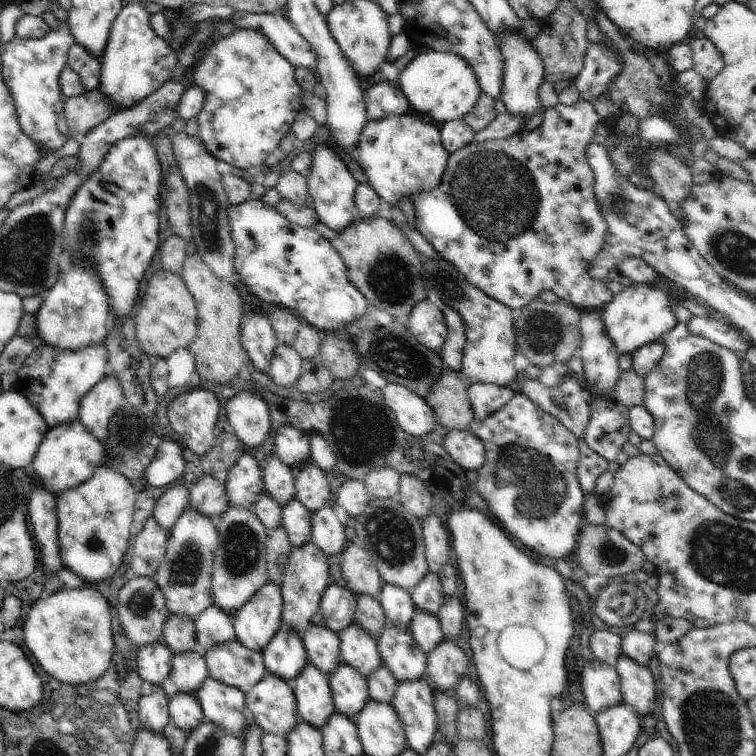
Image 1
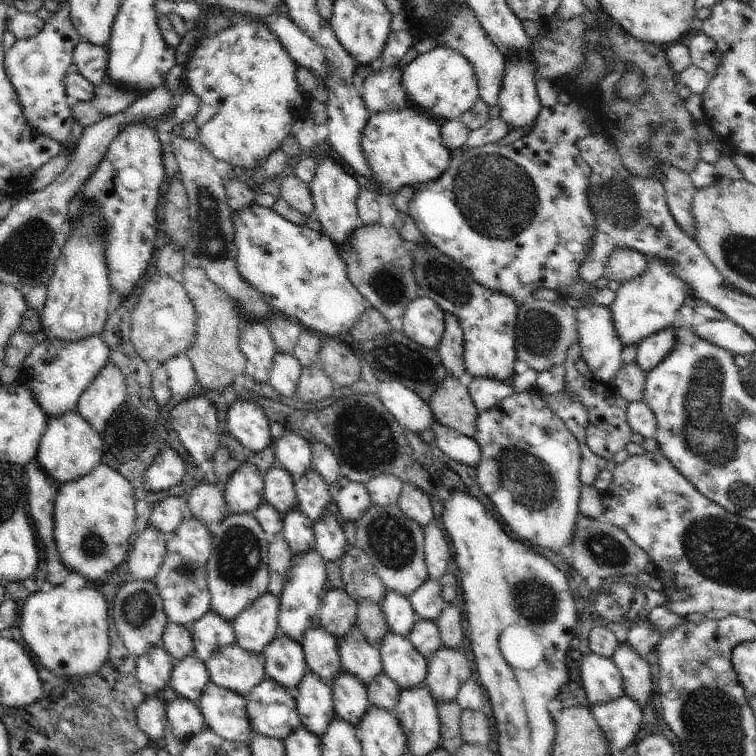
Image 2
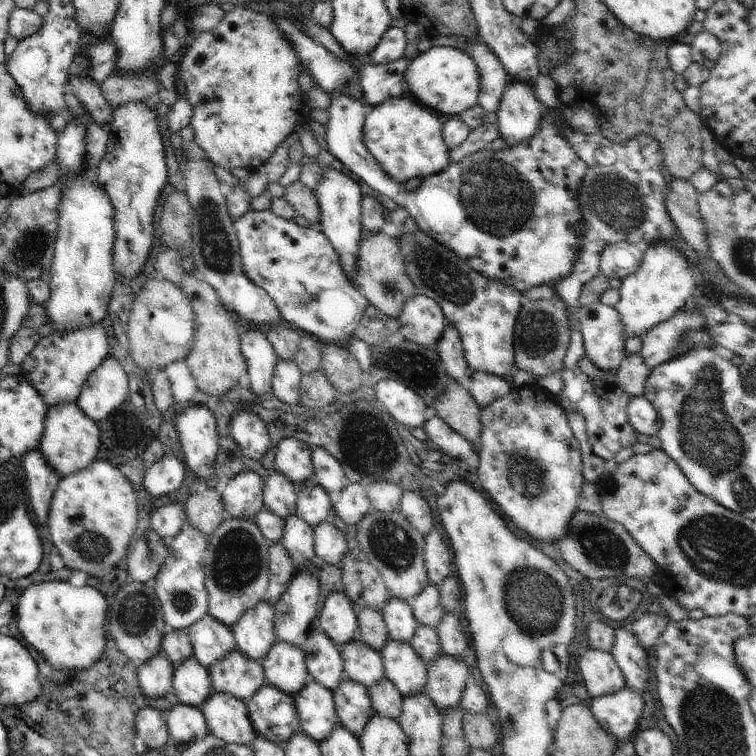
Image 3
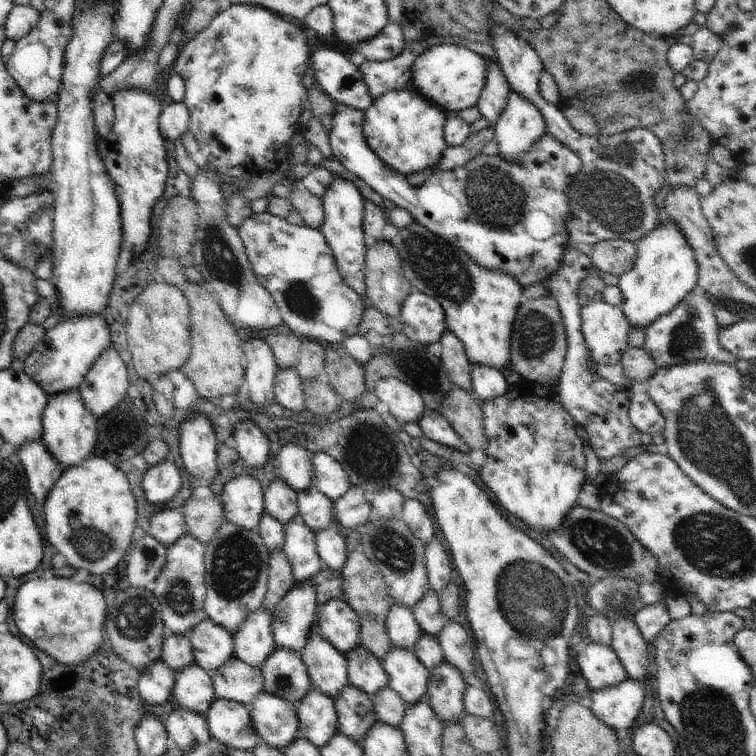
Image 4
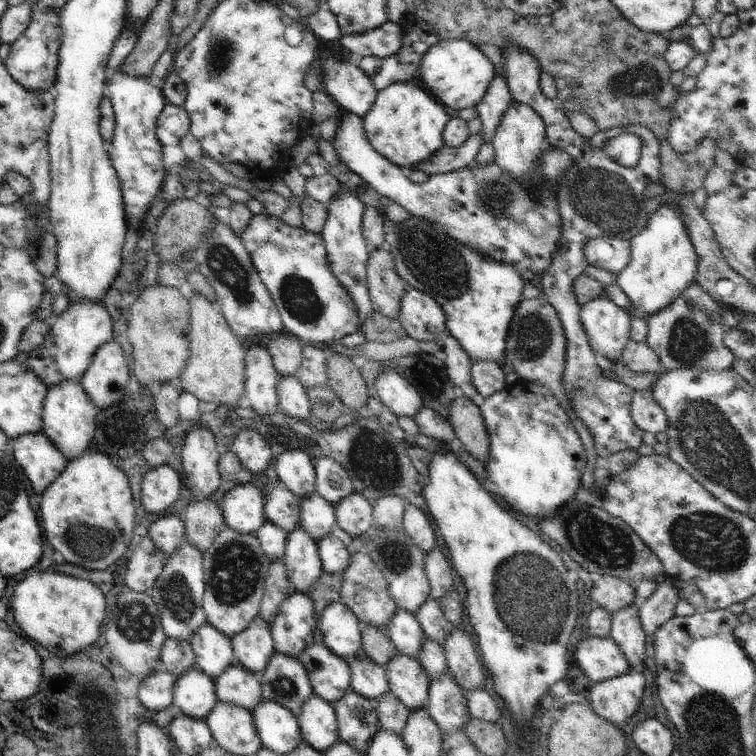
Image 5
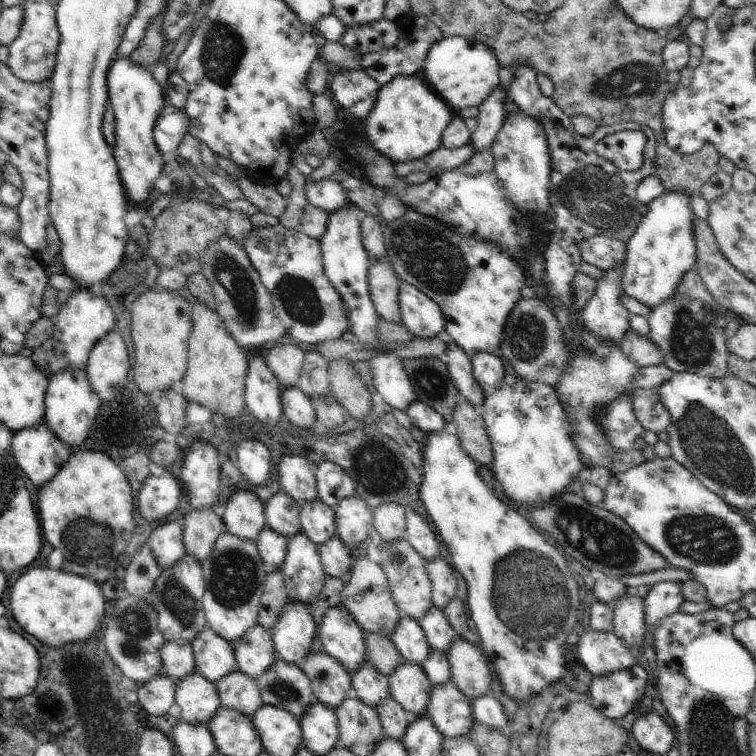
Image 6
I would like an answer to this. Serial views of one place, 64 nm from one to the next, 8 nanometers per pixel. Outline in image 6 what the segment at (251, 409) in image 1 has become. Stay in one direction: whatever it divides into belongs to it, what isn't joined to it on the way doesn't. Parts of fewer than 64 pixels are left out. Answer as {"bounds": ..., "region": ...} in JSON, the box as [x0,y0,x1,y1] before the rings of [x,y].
{"bounds":[233,438,270,486],"region":[[[252,438],[242,439],[238,442],[238,448],[233,451],[234,461],[243,478],[252,486],[264,486],[270,478],[270,452],[268,448]]]}

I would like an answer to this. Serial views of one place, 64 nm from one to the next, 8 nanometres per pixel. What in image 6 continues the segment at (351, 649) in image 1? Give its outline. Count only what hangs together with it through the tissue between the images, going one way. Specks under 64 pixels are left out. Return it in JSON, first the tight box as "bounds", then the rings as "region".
{"bounds":[351,661,391,708],"region":[[[367,661],[352,674],[351,683],[353,695],[372,708],[391,696],[389,677]]]}

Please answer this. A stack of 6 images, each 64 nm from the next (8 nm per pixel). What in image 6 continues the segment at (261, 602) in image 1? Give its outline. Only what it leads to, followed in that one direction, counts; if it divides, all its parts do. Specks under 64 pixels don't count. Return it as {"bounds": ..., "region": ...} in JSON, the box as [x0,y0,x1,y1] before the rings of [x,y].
{"bounds":[232,623,276,680],"region":[[[256,623],[242,638],[232,642],[237,669],[250,676],[252,680],[260,678],[276,657],[271,630],[266,630]]]}

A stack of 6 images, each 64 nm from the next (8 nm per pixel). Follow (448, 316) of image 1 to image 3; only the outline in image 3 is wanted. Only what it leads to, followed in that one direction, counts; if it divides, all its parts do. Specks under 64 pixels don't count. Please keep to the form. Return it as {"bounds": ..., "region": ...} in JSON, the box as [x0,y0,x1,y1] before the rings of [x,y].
{"bounds":[437,325,472,385],"region":[[[453,325],[446,326],[441,340],[437,343],[437,354],[450,379],[460,385],[469,382],[472,370],[466,363],[460,334]]]}

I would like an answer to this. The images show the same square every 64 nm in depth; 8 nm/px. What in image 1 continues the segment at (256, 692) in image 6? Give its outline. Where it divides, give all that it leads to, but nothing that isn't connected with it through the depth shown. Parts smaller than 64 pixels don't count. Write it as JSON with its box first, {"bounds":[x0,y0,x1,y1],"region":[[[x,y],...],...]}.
{"bounds":[204,640,266,693],"region":[[[238,640],[215,645],[204,656],[209,676],[246,693],[266,676],[262,651],[246,649]]]}

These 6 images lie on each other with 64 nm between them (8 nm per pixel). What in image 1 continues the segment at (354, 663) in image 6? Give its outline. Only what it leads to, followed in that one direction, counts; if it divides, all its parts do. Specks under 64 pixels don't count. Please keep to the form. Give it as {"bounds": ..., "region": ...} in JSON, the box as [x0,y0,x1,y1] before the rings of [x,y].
{"bounds":[319,582,357,634],"region":[[[330,582],[323,593],[319,608],[324,615],[324,627],[338,634],[355,622],[357,598],[348,588]]]}

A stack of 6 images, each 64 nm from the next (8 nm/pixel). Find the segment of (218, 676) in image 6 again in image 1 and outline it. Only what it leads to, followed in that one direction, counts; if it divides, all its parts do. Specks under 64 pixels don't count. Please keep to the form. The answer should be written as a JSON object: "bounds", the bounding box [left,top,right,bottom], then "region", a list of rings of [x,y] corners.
{"bounds":[195,603,236,657],"region":[[[213,603],[195,620],[195,649],[204,657],[215,645],[222,645],[236,639],[233,626],[235,618]]]}

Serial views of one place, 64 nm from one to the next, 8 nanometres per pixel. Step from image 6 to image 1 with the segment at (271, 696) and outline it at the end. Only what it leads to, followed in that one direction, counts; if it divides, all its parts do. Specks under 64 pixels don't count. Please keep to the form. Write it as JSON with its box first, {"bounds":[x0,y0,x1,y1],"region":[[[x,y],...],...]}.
{"bounds":[262,626,307,683],"region":[[[282,626],[262,650],[267,673],[292,683],[306,669],[307,653],[303,641],[291,627]]]}

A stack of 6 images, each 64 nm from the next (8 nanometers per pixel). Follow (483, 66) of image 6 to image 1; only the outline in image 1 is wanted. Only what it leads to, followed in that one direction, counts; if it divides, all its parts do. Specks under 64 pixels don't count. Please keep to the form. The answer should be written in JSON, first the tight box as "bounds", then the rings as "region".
{"bounds":[398,51,482,126],"region":[[[443,51],[419,53],[401,72],[398,87],[406,96],[411,111],[438,126],[462,119],[482,94],[473,69],[459,55]]]}

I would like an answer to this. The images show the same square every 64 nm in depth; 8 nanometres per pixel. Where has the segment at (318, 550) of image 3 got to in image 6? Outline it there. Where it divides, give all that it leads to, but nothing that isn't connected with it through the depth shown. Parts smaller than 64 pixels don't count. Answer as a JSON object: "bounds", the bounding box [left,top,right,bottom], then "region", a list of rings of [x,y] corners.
{"bounds":[319,536,354,579],"region":[[[334,536],[319,547],[321,563],[326,574],[345,579],[352,568],[354,555],[340,538]]]}

